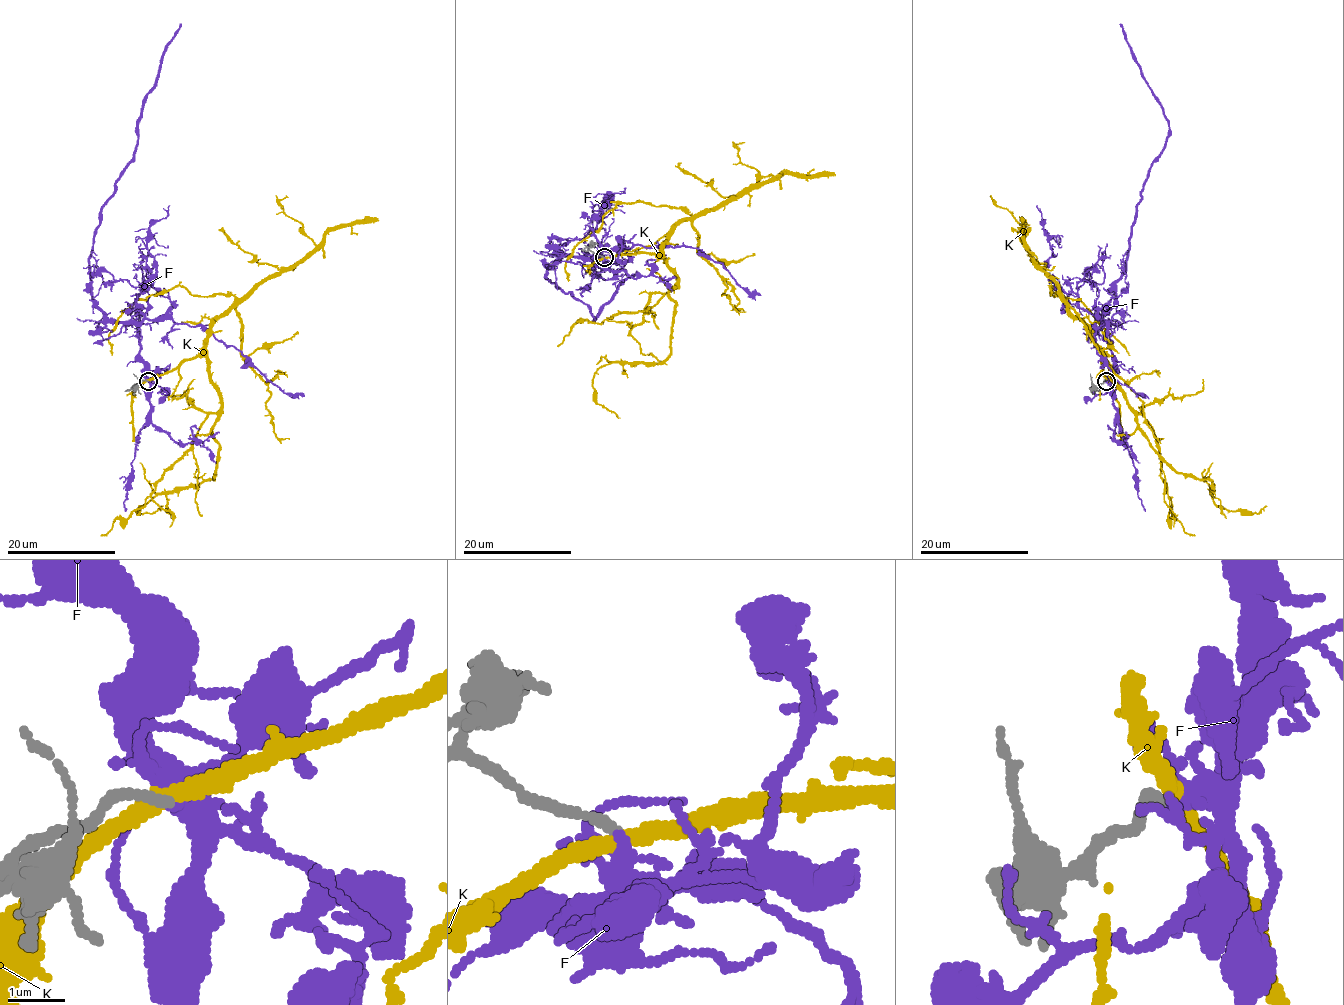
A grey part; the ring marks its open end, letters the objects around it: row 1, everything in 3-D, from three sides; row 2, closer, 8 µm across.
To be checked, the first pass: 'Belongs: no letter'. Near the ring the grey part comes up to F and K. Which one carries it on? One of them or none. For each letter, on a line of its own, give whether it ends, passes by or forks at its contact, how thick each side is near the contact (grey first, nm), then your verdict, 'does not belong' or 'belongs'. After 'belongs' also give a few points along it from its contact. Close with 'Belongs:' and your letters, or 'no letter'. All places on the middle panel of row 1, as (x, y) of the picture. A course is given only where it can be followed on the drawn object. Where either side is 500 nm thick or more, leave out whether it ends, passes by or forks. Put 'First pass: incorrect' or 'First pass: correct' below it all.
F: it passes by; 180 nm thick on the grey side, 280 nm on the other; belongs; it runs (604, 257), (601, 265), (587, 257), (563, 255), (548, 266), (545, 276), (585, 303), (594, 321), (636, 270)
K: it passes by; 180 nm thick on the grey side, 320 nm on the other; does not belong
Belongs: F
First pass: incorrect

